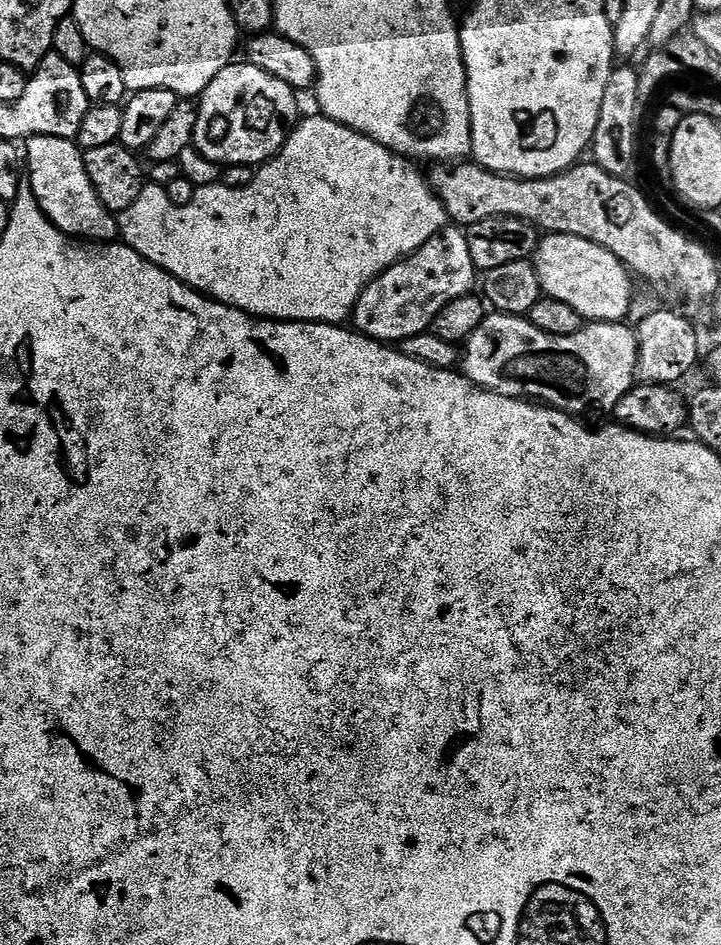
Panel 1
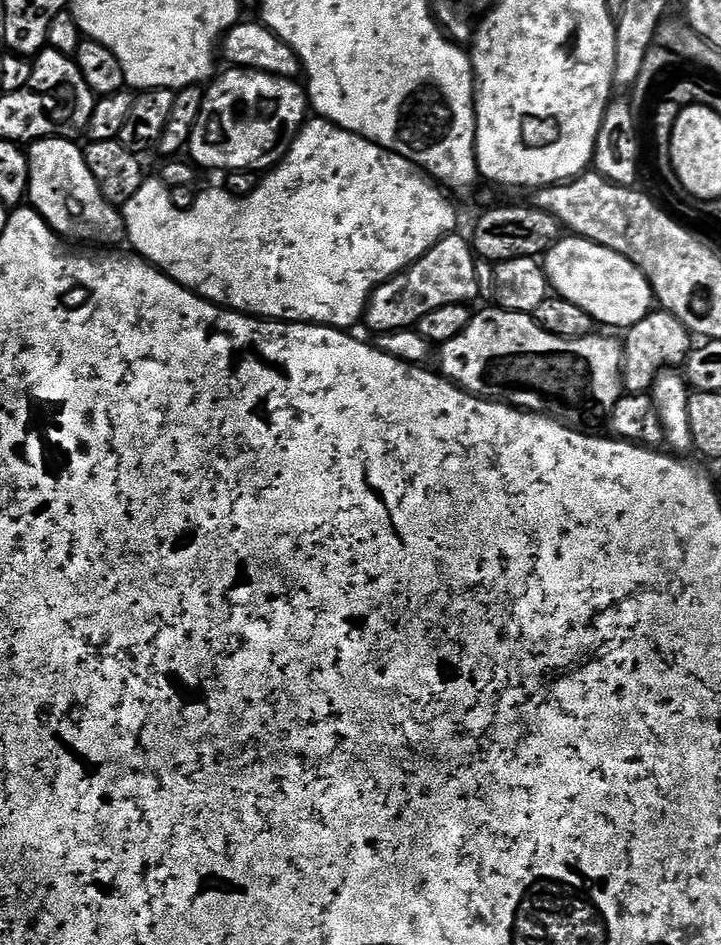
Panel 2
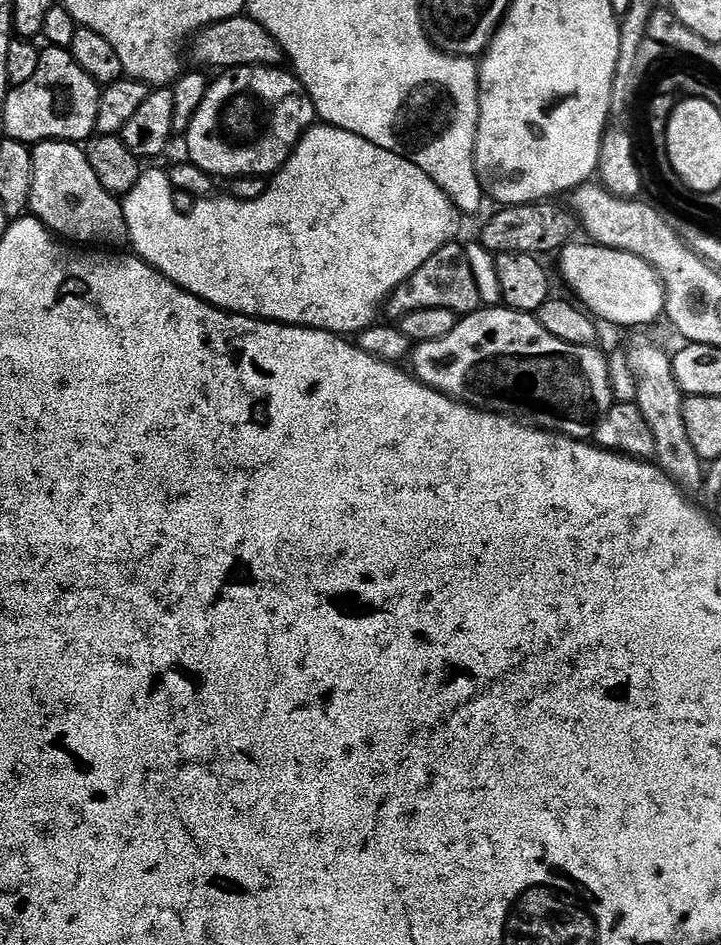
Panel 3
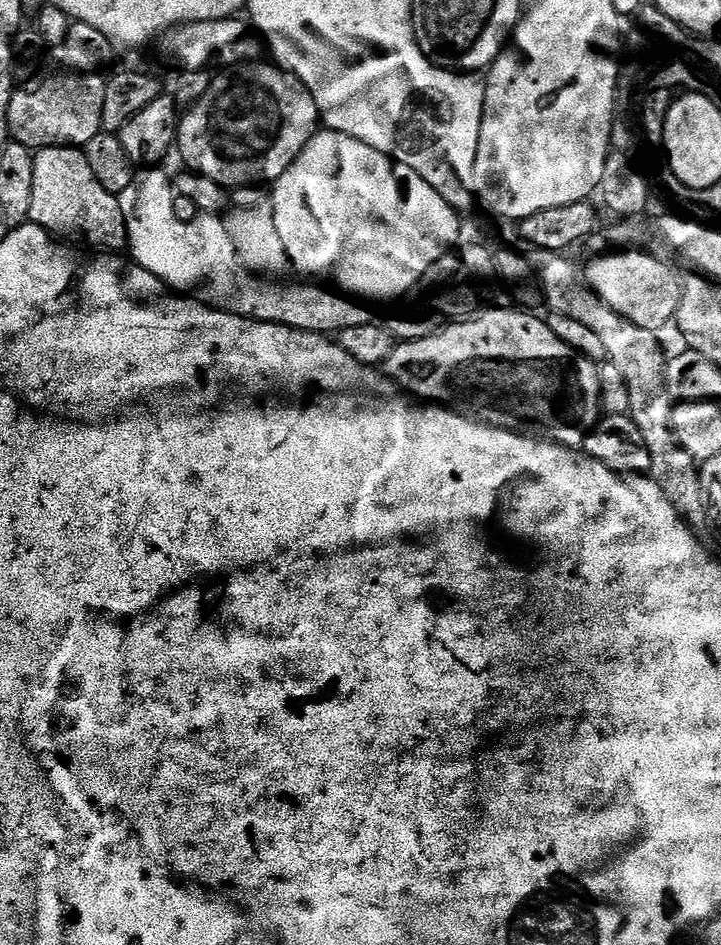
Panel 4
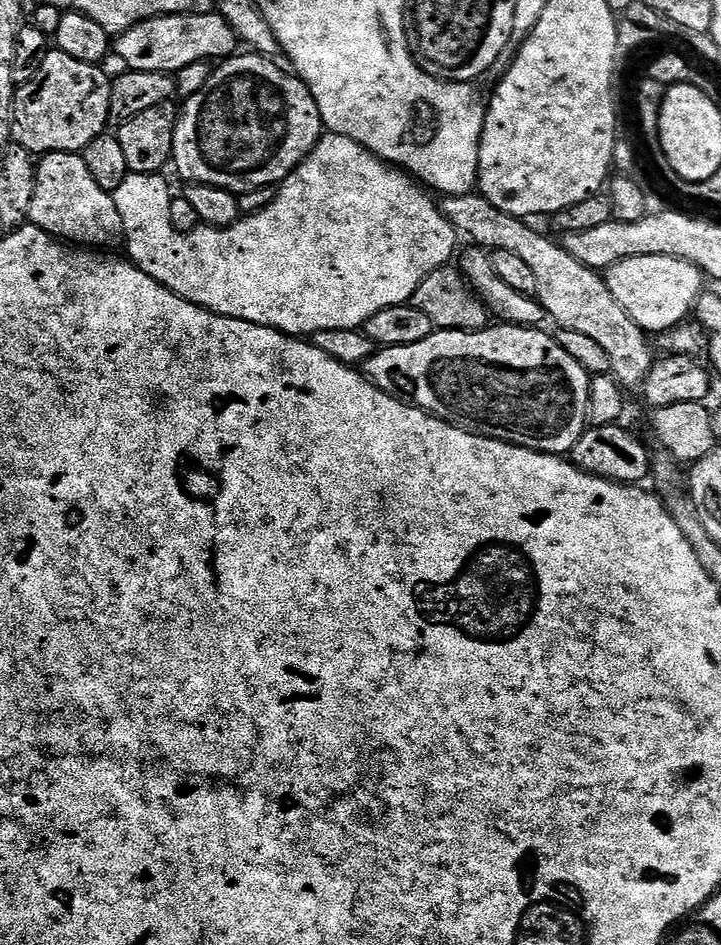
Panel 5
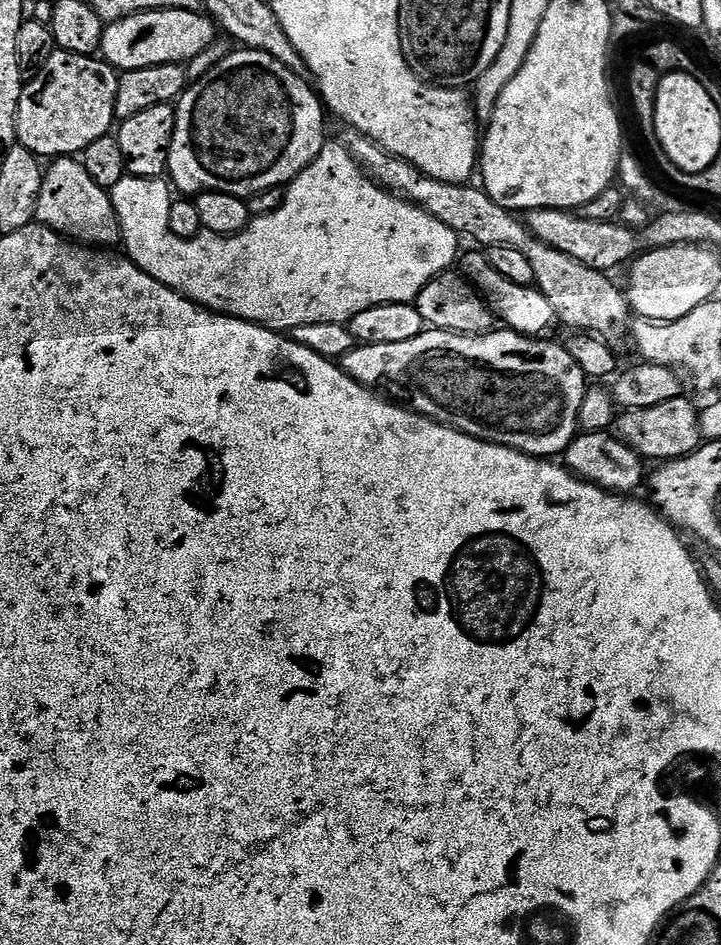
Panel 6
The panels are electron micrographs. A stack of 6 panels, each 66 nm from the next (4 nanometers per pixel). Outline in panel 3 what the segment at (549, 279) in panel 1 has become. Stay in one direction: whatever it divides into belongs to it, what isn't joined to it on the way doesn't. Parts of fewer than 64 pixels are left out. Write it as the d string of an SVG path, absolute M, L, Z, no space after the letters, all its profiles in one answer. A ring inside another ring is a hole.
M573 242L559 253L560 272L573 292L571 295L593 317L604 319L608 324L621 324L624 328L640 328L665 315L664 283L642 258L622 250L602 248L595 242L580 243Z

